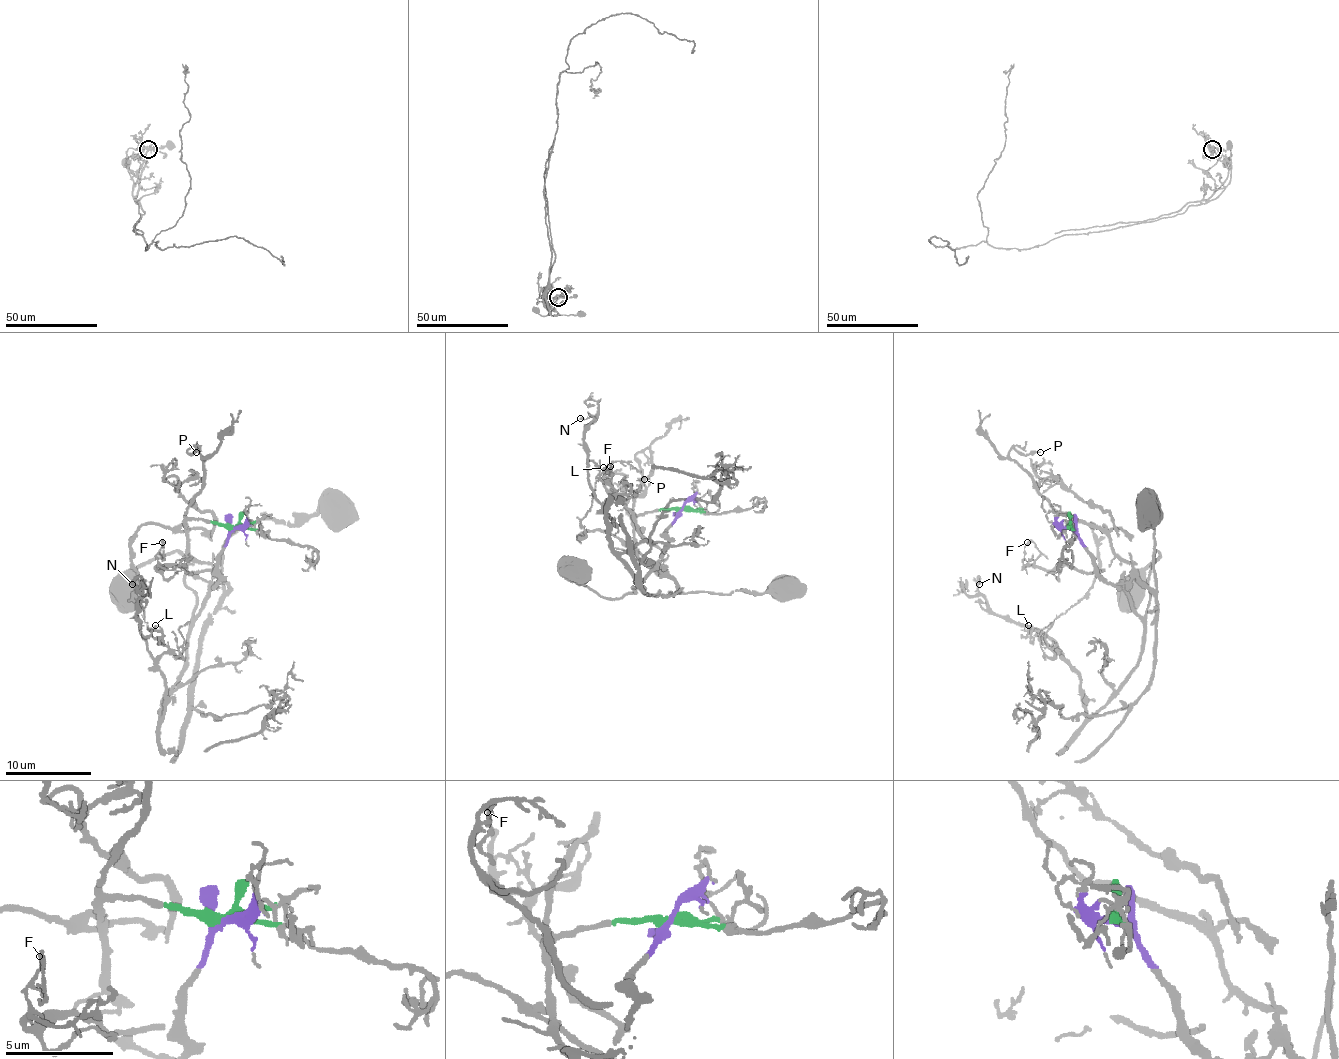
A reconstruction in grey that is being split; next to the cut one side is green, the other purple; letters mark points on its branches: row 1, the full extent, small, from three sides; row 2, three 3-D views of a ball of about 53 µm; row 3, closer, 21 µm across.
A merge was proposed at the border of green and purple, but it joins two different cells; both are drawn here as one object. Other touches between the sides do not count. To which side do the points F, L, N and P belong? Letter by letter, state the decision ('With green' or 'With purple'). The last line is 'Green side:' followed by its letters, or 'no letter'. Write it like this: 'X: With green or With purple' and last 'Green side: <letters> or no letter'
F: With purple
L: With purple
N: With purple
P: With green
Green side: P

